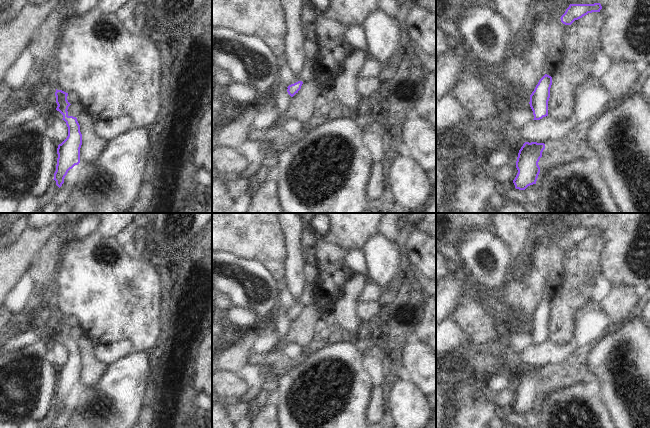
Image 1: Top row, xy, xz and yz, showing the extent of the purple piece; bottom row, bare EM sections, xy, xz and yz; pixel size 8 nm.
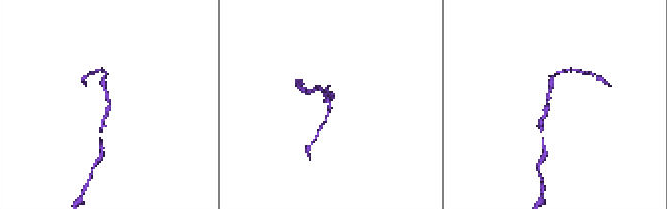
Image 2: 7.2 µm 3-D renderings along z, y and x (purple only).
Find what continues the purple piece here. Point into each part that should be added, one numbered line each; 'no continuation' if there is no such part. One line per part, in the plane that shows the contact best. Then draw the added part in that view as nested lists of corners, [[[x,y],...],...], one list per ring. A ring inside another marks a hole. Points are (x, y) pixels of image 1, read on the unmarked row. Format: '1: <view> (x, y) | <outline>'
no continuation

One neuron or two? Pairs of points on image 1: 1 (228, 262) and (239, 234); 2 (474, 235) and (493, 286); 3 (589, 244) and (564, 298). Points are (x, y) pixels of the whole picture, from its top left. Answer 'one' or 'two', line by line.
1: two
2: one
3: one

